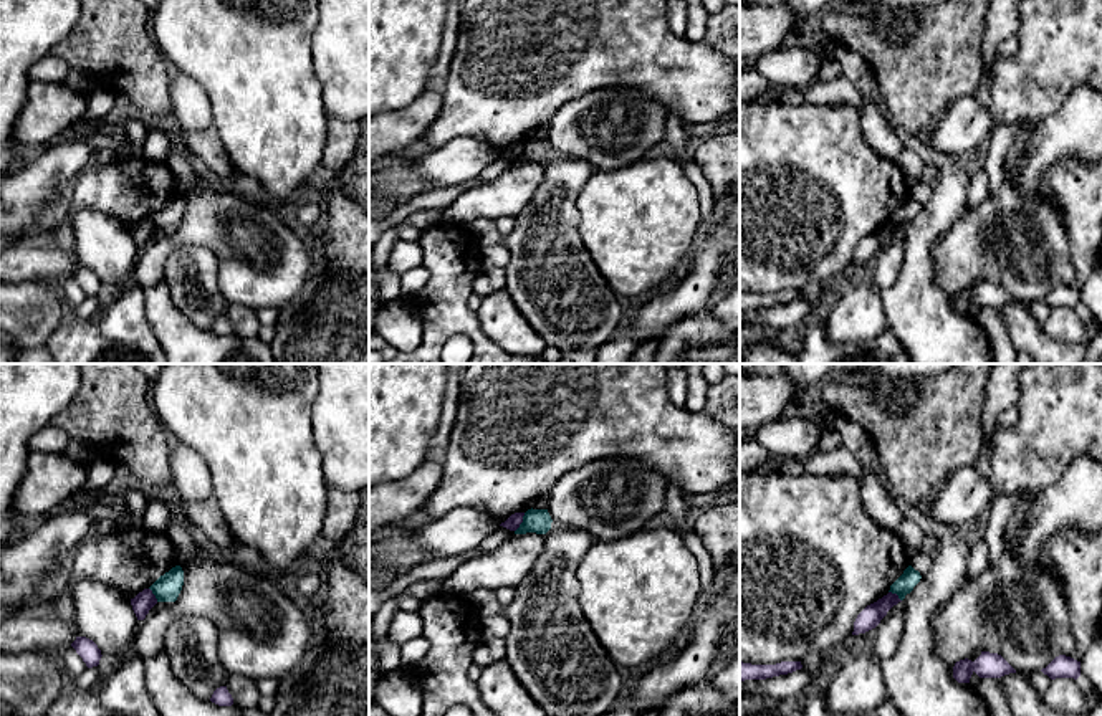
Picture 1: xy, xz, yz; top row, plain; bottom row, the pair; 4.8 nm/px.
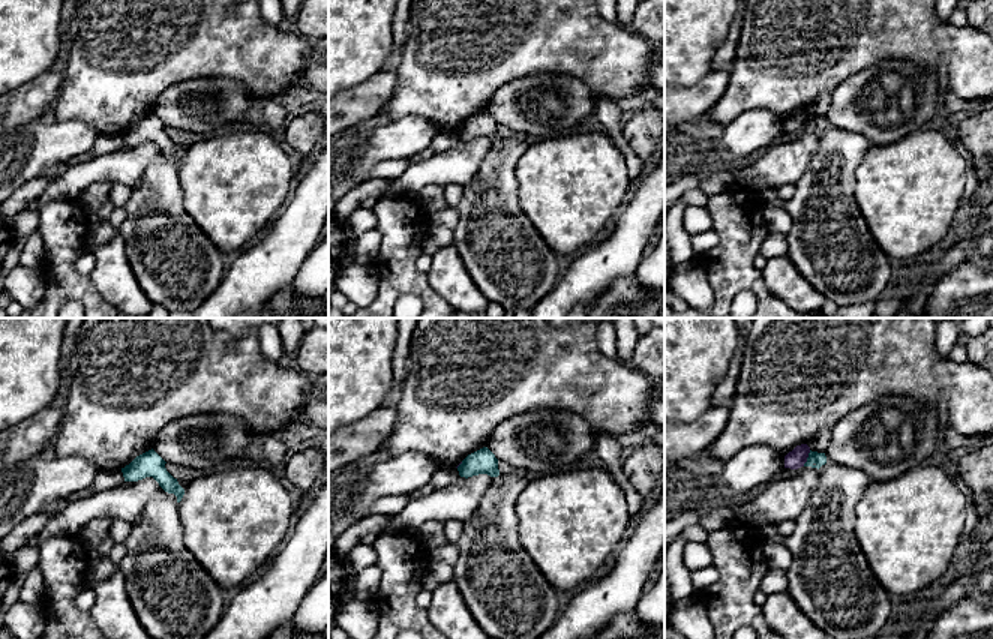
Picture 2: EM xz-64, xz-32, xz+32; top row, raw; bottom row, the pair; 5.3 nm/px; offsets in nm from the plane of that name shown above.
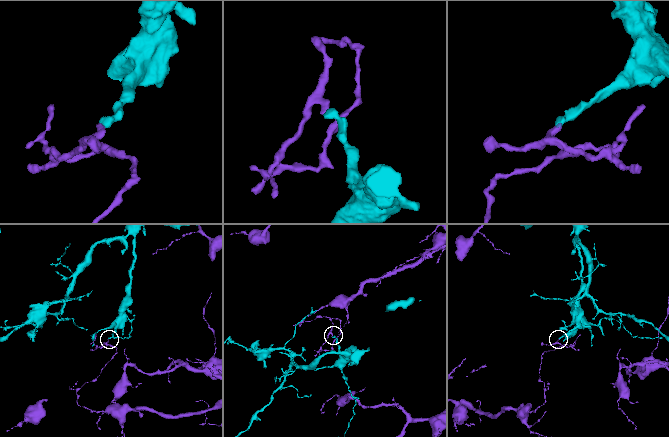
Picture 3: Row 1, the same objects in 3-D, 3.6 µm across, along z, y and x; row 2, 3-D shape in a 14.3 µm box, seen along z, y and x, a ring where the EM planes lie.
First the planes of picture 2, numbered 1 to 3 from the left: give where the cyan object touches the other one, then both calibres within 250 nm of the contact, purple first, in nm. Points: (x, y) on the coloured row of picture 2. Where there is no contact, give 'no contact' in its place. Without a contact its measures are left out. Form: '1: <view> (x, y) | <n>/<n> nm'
1: no contact
2: xz-32 (459, 464) | 20/140 nm
3: xz+32 (807, 456) | 100/70 nm

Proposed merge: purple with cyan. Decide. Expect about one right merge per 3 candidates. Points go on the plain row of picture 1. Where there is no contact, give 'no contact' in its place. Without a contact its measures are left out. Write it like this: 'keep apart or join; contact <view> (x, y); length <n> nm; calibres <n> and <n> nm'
keep apart; contact xz (520, 152); length 110 nm; calibres 70 and 120 nm

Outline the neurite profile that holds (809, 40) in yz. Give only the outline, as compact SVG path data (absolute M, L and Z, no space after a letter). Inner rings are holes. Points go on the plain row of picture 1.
M798 28L789 40L783 41L783 45L812 50L812 51L819 53L821 56L824 56L826 38L827 36L822 31L816 33L816 31L806 31L806 30Z

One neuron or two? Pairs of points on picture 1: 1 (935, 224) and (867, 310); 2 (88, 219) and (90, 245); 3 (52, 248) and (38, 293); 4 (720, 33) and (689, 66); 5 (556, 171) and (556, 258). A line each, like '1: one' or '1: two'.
1: two
2: one
3: two
4: two
5: one

